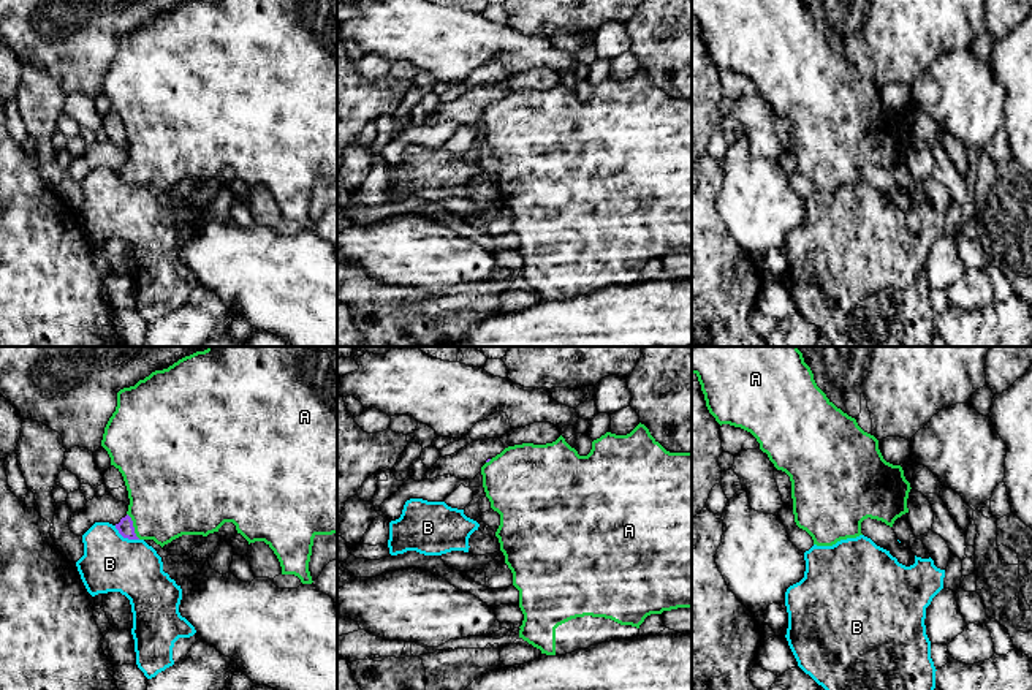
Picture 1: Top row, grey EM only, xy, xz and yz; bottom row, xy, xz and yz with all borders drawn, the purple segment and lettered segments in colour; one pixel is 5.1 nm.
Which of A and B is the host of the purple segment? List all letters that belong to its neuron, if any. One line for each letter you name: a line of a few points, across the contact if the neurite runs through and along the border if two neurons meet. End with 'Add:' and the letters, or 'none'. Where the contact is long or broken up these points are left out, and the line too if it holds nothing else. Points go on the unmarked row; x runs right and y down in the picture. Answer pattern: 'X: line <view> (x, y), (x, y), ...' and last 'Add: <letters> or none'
A: line xy (125, 173), (132, 171), (141, 168), (170, 140)
Add: A

